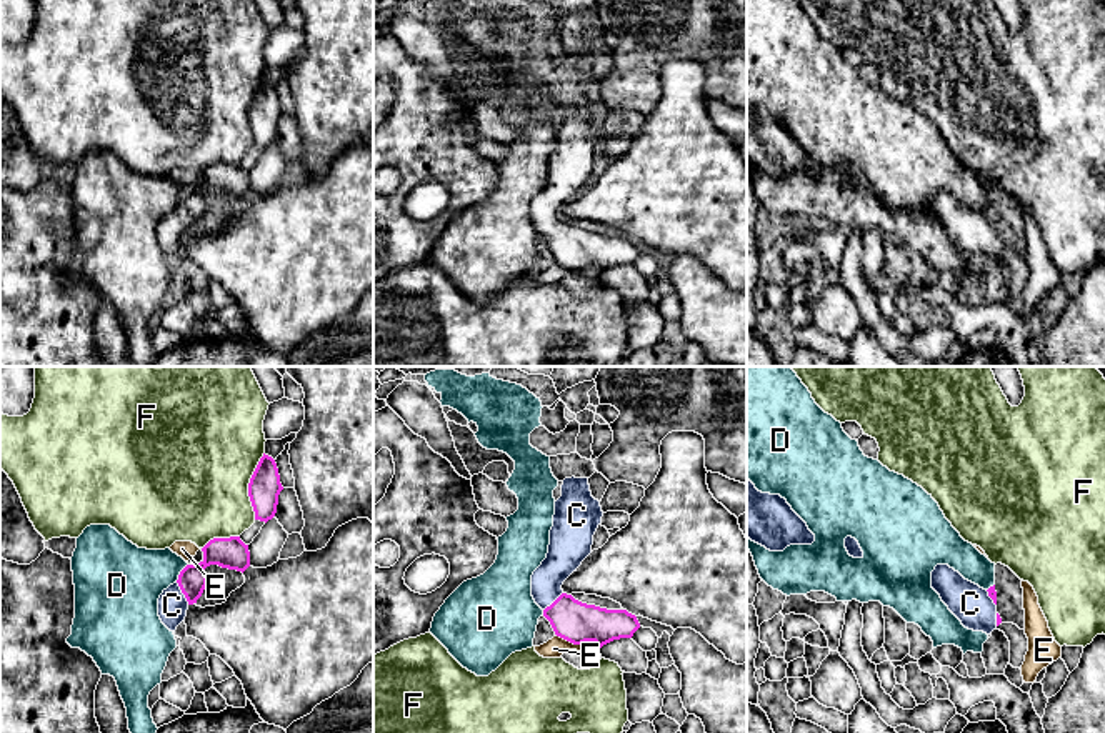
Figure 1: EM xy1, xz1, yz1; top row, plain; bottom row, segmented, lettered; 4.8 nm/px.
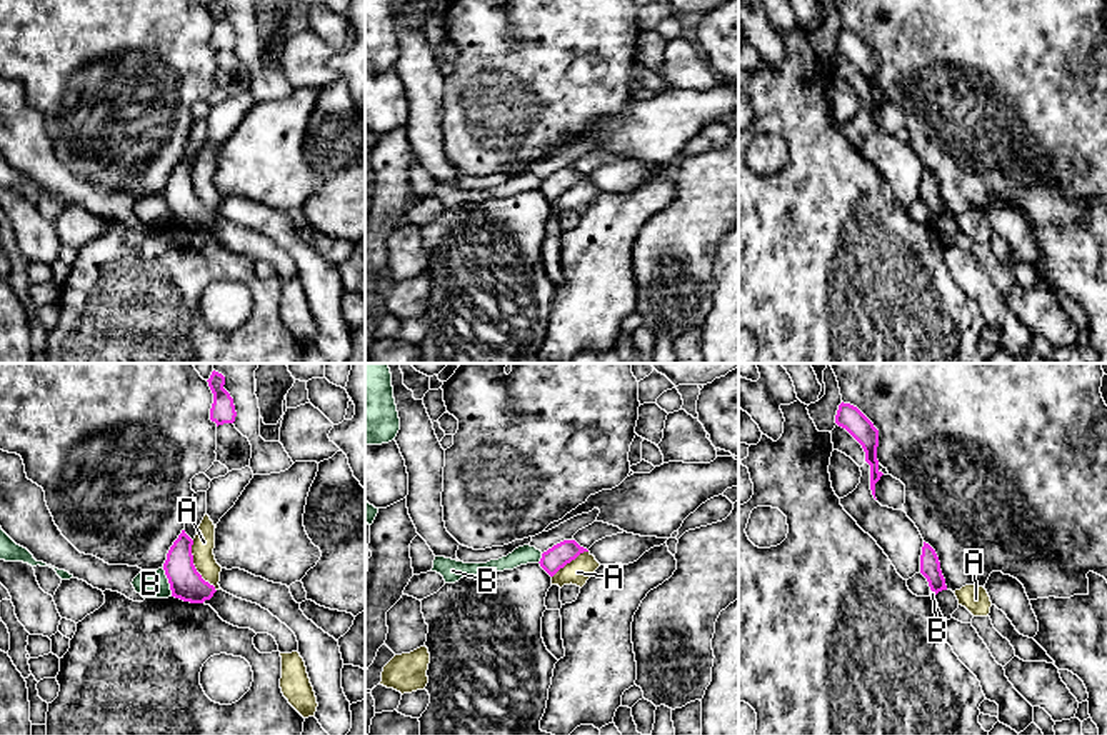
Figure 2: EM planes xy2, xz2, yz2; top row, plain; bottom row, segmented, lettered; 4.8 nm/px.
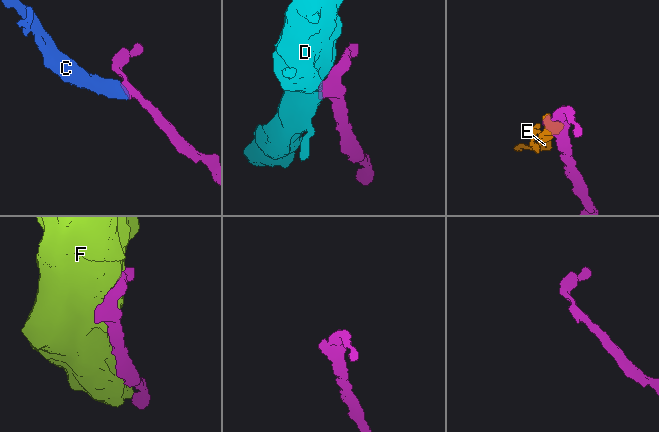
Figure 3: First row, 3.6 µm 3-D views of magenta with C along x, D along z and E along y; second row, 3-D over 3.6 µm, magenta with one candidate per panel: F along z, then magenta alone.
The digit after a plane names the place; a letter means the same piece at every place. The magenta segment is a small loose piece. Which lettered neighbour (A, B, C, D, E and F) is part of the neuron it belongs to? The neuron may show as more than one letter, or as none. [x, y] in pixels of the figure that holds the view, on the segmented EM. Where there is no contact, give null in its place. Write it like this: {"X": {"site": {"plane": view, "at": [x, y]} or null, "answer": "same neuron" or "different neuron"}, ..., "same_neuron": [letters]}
{"A": {"site": {"plane": "xy2", "at": [194, 567]}, "answer": "different neuron"}, "B": {"site": {"plane": "xy2", "at": [169, 582]}, "answer": "different neuron"}, "C": {"site": {"plane": "xy1", "at": [182, 592]}, "answer": "same neuron"}, "D": {"site": {"plane": "xy1", "at": [180, 572]}, "answer": "different neuron"}, "E": {"site": {"plane": "xz1", "at": [579, 643]}, "answer": "different neuron"}, "F": {"site": {"plane": "xy1", "at": [249, 485]}, "answer": "different neuron"}, "same_neuron": ["C"]}

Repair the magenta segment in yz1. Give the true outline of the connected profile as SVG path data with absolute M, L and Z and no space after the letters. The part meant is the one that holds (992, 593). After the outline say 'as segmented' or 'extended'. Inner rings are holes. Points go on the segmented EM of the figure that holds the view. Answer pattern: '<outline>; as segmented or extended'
M937 565L932 571L932 588L965 628L990 635L1002 623L995 585L983 590L948 565Z; extended

